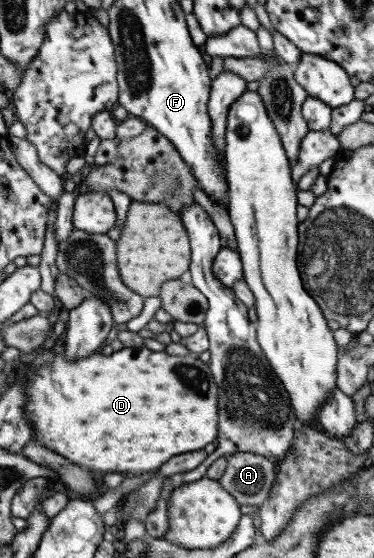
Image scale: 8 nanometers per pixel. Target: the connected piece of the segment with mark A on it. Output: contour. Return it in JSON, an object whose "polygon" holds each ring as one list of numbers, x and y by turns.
{"polygon":[[251,452,227,456,224,475,218,480,239,505,261,505,276,480,274,460]]}

